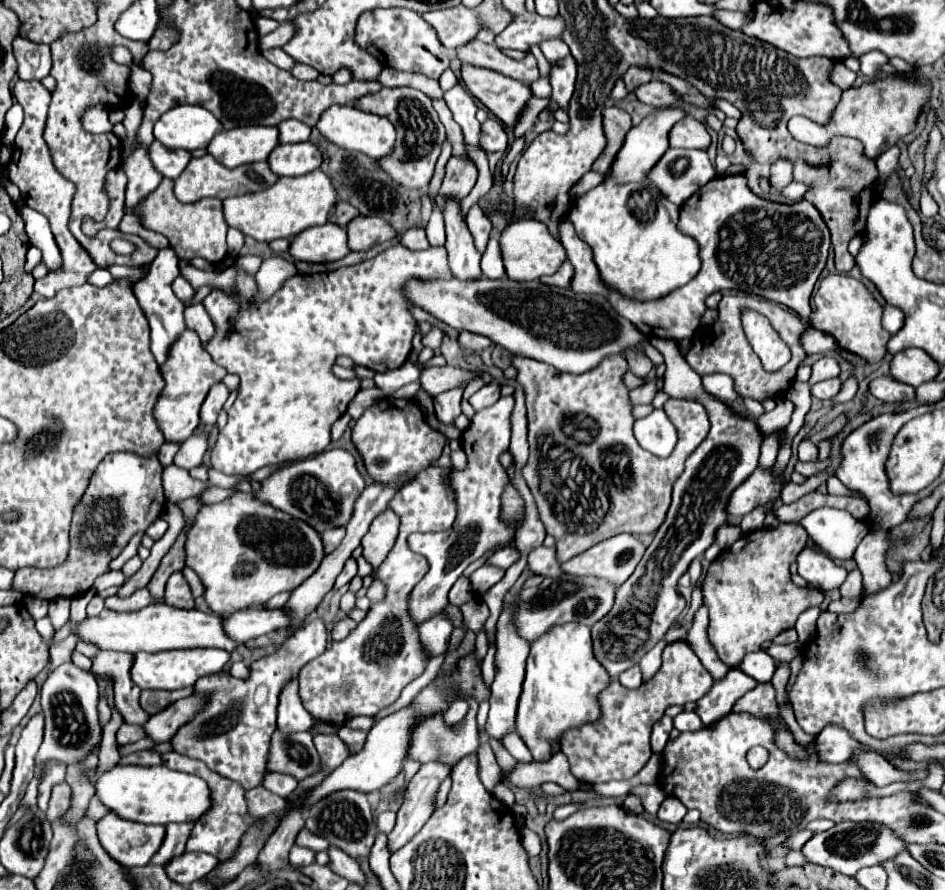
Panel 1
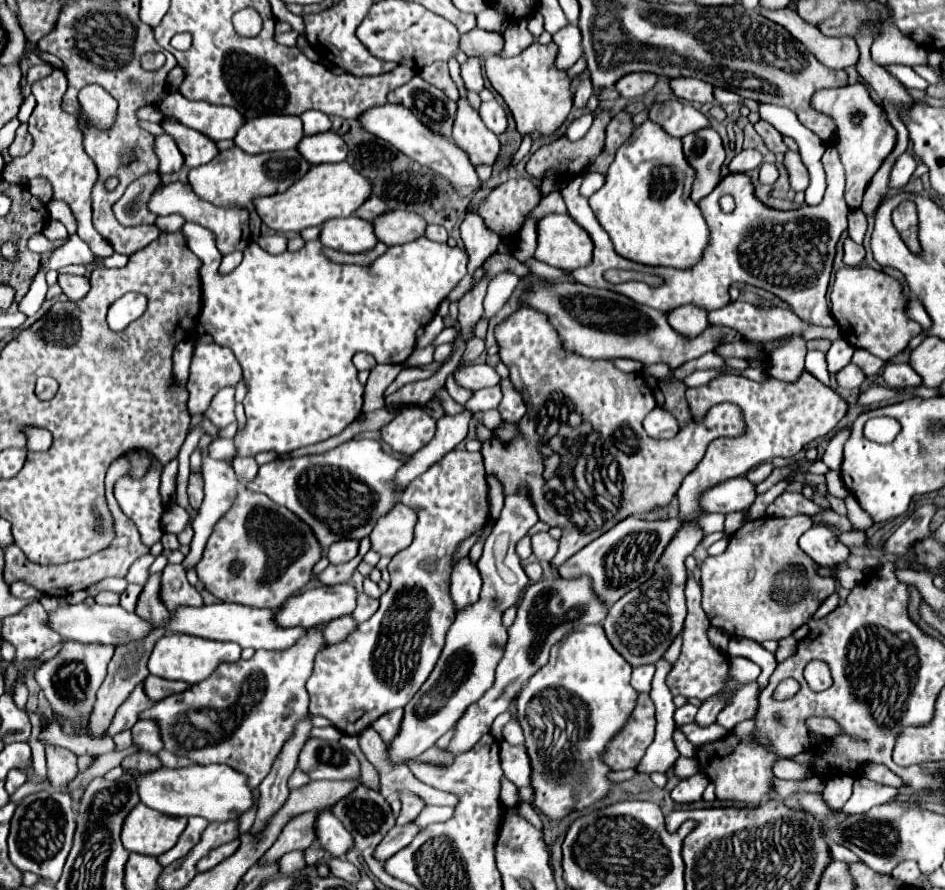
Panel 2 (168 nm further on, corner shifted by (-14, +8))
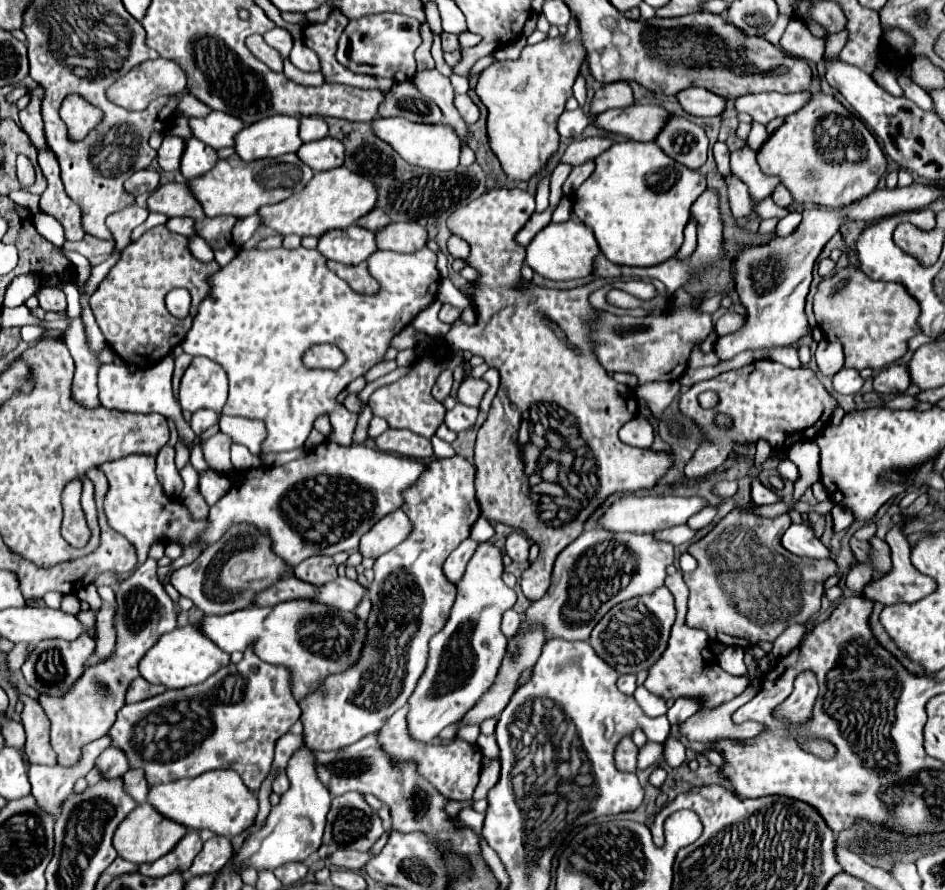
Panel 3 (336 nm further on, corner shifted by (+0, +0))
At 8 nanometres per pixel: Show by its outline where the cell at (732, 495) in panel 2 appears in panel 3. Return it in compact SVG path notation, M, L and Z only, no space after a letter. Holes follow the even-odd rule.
M622 495L598 519L598 527L614 533L652 533L674 525L684 525L688 517L706 507L700 497L652 497L652 495Z

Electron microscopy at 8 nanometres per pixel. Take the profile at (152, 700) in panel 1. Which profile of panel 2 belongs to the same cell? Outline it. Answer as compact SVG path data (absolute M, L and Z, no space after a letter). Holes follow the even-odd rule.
M148 675L144 679L144 691L152 701L166 699L168 695L176 695L180 691L186 691L188 687L190 685L184 683L184 681L168 681L168 679L162 679L162 677L156 677L156 675Z

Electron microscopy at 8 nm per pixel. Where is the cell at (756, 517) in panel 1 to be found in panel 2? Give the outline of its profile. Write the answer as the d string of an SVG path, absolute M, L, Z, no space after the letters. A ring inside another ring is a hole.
M846 339L834 341L832 347L830 347L830 351L826 353L828 371L830 373L836 373L842 367L846 367L850 363L850 359L852 359L852 353L854 353L852 343L848 343Z

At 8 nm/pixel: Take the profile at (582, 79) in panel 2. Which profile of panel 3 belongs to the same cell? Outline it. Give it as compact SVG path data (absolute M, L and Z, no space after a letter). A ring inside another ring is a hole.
M564 111L558 119L558 133L562 137L578 137L588 127L588 123L590 123L590 119L586 113Z

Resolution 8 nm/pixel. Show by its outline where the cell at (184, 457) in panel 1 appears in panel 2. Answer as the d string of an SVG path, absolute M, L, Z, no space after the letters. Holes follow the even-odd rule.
M214 439L208 445L208 455L212 459L226 459L226 457L234 457L236 455L236 447L232 443L232 439Z

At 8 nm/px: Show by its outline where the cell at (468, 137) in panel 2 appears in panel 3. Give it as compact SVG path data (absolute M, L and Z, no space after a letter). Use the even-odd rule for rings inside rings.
M422 69L416 71L414 85L442 109L442 123L454 127L458 137L466 141L466 123L462 121L462 117L458 115L452 103L454 89L450 85L450 79L440 75L436 69Z

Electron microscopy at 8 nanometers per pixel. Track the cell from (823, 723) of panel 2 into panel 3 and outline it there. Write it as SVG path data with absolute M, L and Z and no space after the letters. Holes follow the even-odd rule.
M748 686L742 694L724 703L722 707L702 709L702 711L694 713L690 719L680 723L680 735L686 737L688 741L712 743L718 739L746 739L746 737L754 737L754 735L762 733L764 725L760 725L760 723L746 721L746 723L736 725L731 718L742 704L752 700L756 694L757 691Z

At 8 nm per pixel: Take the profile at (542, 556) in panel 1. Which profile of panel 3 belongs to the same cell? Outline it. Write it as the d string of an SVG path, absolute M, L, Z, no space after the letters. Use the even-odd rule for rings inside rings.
M512 531L508 537L506 537L506 545L504 545L504 551L506 555L516 561L516 563L526 563L528 561L528 549L530 549L530 541L526 535L518 533L518 531Z

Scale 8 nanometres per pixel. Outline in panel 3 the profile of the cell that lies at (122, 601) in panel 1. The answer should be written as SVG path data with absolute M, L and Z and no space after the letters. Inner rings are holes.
M100 609L96 617L96 649L86 661L86 667L96 665L114 649L114 609Z

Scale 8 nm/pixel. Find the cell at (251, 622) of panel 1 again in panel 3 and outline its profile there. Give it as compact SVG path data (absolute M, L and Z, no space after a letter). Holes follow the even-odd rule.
M338 577L322 585L314 601L342 611L352 611L362 601L364 595L366 595L366 587L362 587L358 581L350 581L348 577Z

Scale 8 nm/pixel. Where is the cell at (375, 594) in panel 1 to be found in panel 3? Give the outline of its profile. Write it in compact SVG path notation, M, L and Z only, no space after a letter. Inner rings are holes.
M398 509L392 511L390 515L386 515L386 519L380 519L362 539L360 539L360 547L358 551L364 557L380 557L386 551L394 549L396 545L400 545L412 531L412 523L408 519L408 515Z

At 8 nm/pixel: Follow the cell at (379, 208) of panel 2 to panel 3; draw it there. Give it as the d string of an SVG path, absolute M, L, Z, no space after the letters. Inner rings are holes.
M378 207L374 211L370 211L368 215L364 215L362 219L358 219L358 225L362 225L364 229L370 229L370 231L380 231L388 223L390 223L390 217L382 209L378 209Z

